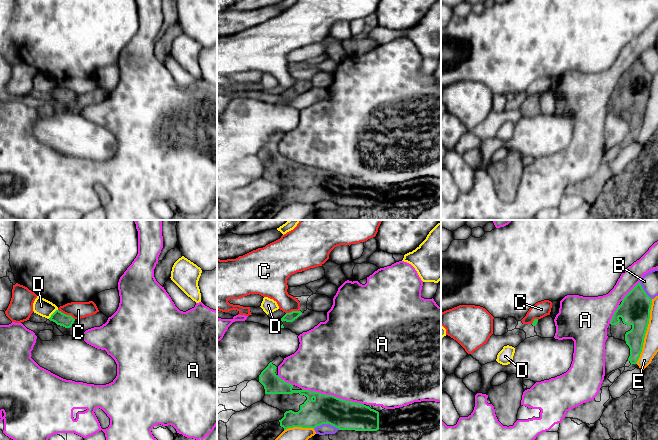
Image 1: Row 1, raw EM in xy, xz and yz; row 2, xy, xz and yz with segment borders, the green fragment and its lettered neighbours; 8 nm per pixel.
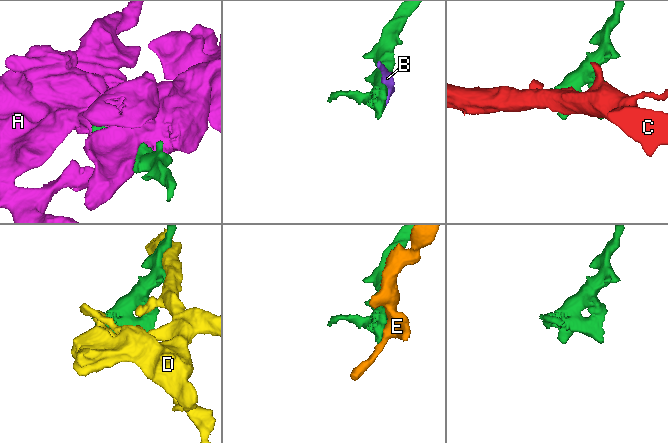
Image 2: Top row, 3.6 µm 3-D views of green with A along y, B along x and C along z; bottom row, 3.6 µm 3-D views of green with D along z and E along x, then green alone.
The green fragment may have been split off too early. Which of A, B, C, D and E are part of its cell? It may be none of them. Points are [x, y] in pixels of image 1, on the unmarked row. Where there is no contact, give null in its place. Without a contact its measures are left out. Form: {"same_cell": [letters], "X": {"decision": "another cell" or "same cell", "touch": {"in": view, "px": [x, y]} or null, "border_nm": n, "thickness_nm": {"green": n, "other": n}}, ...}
{"same_cell": [], "A": {"decision": "another cell", "touch": {"in": "xz", "px": [332, 171]}, "border_nm": 500, "thickness_nm": {"green": 240, "other": 500}}, "B": {"decision": "another cell", "touch": {"in": "xz", "px": [327, 199]}, "border_nm": 200, "thickness_nm": {"green": 240, "other": 90}}, "C": {"decision": "another cell", "touch": {"in": "xy", "px": [65, 90]}, "border_nm": 160, "thickness_nm": {"green": 100, "other": 140}}, "D": {"decision": "another cell", "touch": {"in": "xy", "px": [52, 90]}, "border_nm": 110, "thickness_nm": {"green": 100, "other": 140}}, "E": {"decision": "another cell", "touch": {"in": "yz", "px": [646, 106]}, "border_nm": 550, "thickness_nm": {"green": 240, "other": 130}}}

